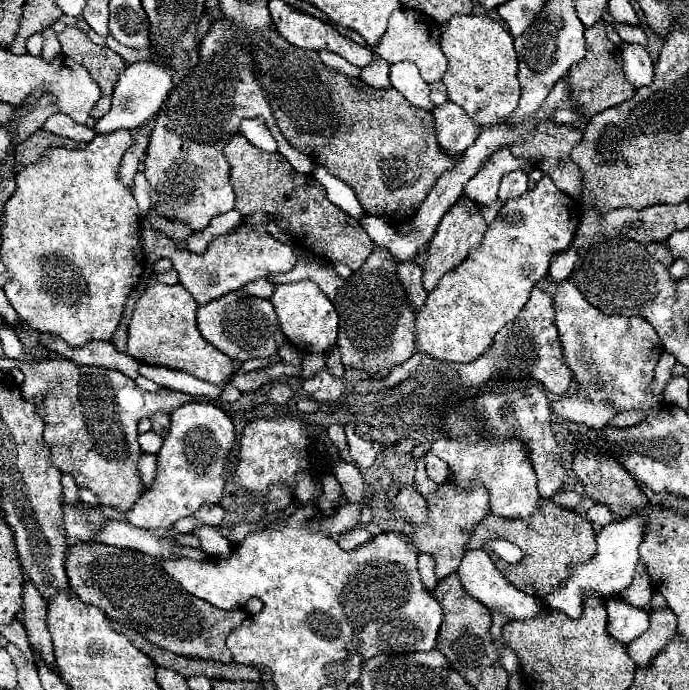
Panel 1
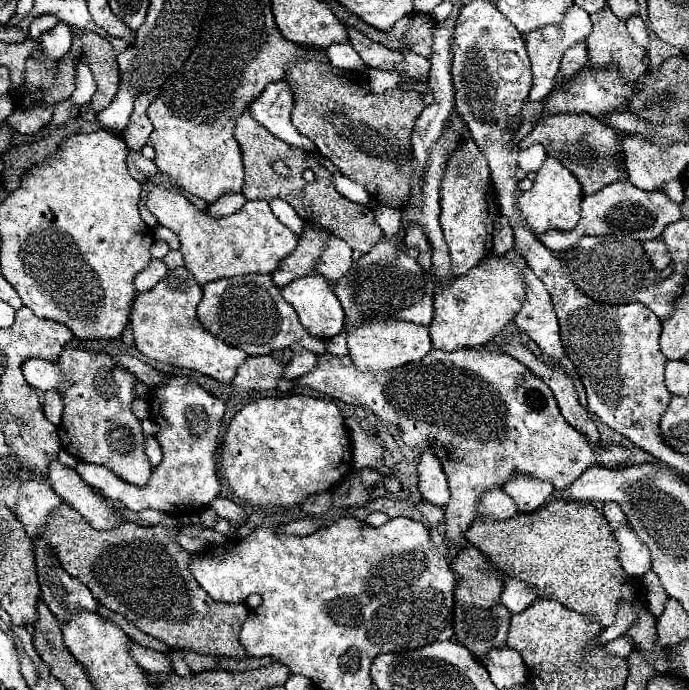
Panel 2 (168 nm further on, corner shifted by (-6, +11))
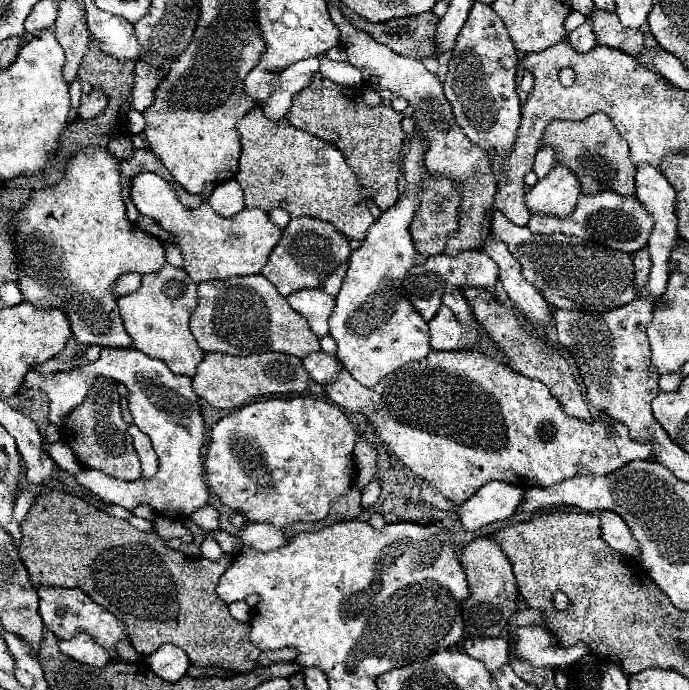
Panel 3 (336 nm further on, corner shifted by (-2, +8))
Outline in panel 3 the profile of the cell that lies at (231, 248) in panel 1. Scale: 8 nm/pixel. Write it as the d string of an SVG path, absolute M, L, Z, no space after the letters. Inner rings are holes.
M143 172L133 178L131 200L143 216L149 216L159 224L159 228L175 236L175 244L183 254L183 268L195 284L205 280L259 274L283 236L269 214L261 208L245 208L233 218L215 214L207 202L203 202L197 210L189 210L177 200L173 188L161 176L155 176L151 172Z

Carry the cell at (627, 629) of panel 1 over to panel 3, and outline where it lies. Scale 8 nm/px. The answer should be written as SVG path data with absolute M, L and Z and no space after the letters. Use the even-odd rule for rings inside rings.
M529 626L529 628L519 628L517 638L515 638L515 654L521 658L533 662L535 666L571 666L583 656L587 656L591 648L583 642L577 642L569 648L563 648L559 644L551 644L549 632L541 626Z

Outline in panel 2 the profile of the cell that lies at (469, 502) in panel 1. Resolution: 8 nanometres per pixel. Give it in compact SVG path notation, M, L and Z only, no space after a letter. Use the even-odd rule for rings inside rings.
M495 345L479 349L465 348L457 353L432 348L421 361L403 365L399 369L389 369L381 375L357 371L349 357L335 357L325 353L319 355L317 367L311 373L303 375L299 383L347 405L359 405L359 421L347 421L347 429L355 441L355 469L361 471L365 467L381 467L383 475L397 475L397 481L401 483L397 499L405 499L409 495L409 501L397 501L397 517L411 517L431 529L435 525L429 523L429 519L421 513L419 505L435 505L441 509L447 505L443 519L445 531L463 533L477 517L475 505L481 493L493 487L501 487L511 475L531 475L553 483L555 489L565 489L587 467L627 465L633 455L629 447L615 443L599 443L605 447L593 447L583 433L579 433L563 419L553 391L543 381L539 387L539 381L535 379L539 377L535 377L517 359L509 357L507 353L501 353L501 349L497 349ZM423 451L433 451L433 455L437 455L439 459L423 461ZM419 477L433 477L433 503L423 497Z

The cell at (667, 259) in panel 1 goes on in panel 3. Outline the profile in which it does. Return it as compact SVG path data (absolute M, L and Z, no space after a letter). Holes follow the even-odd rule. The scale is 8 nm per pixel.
M647 248L637 250L635 254L631 254L633 262L635 262L635 286L637 290L643 290L643 286L649 280L649 272L651 272L651 256L647 252Z

